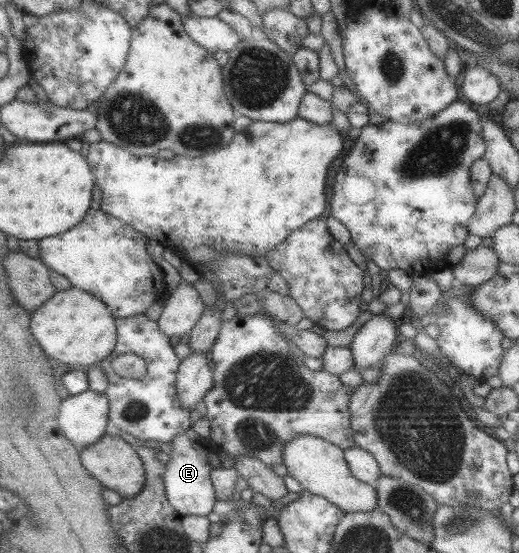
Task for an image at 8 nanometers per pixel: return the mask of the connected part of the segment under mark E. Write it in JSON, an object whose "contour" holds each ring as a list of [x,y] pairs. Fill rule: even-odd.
{"contour":[[[190,428],[184,434],[176,436],[170,445],[173,449],[164,473],[166,496],[170,504],[182,516],[191,514],[208,516],[215,508],[216,500],[216,490],[209,475],[214,468],[207,462],[208,451],[215,448],[212,440],[201,437],[194,429]]]}

